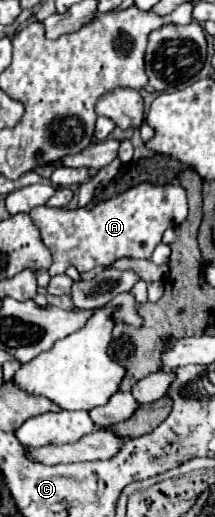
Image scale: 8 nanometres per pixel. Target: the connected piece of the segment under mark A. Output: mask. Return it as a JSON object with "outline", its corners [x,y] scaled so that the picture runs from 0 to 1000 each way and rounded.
{"outline":[[[674,352],[526,379],[498,391],[451,395],[423,406],[172,398],[135,418],[191,445],[191,460],[247,491],[247,515],[228,530],[256,534],[293,530],[312,515],[349,515],[367,526],[414,526],[451,515],[498,518],[553,499],[702,499],[721,476],[749,472],[758,449],[860,429],[870,414],[870,375],[851,360],[730,360]]]}

